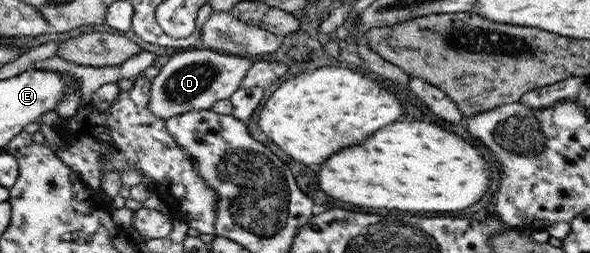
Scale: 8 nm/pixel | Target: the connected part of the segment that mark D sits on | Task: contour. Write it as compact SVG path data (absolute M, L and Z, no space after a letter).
M202 48L182 49L151 79L148 108L164 121L189 110L209 110L214 101L227 99L238 88L251 65L253 61L242 56Z

